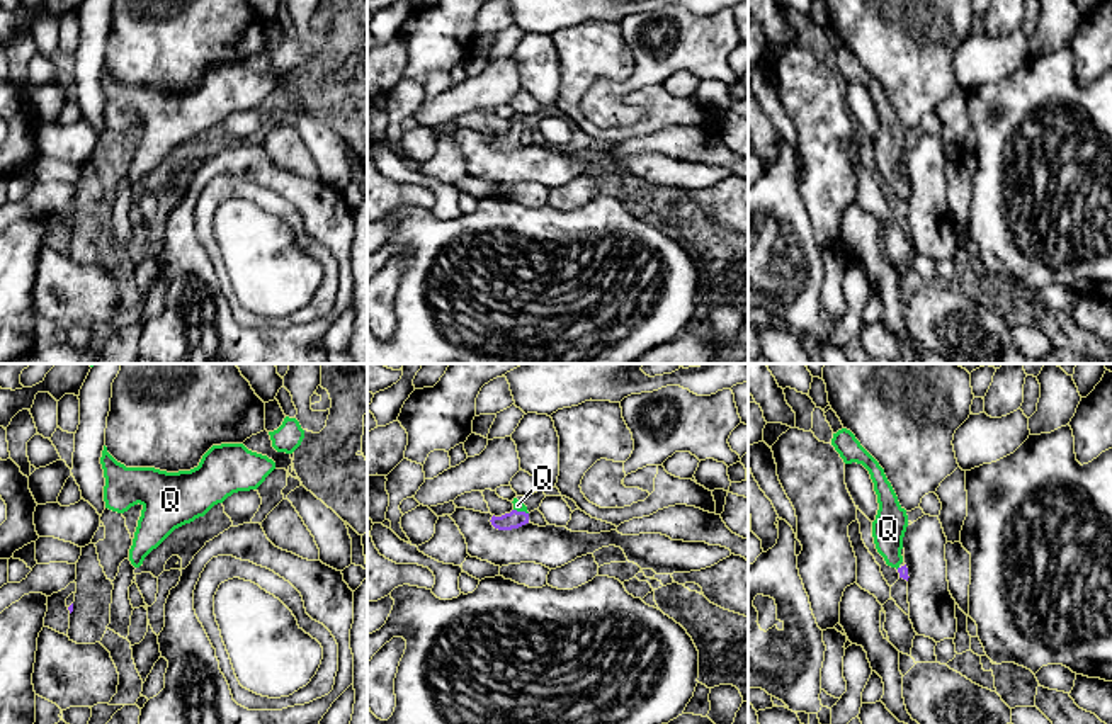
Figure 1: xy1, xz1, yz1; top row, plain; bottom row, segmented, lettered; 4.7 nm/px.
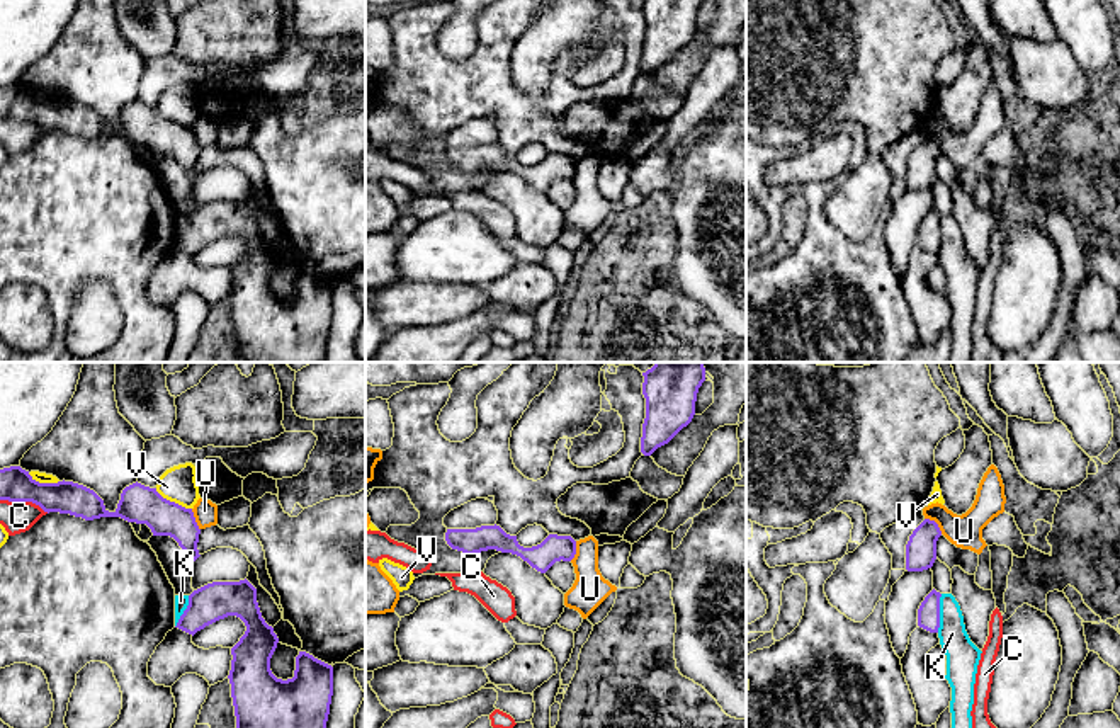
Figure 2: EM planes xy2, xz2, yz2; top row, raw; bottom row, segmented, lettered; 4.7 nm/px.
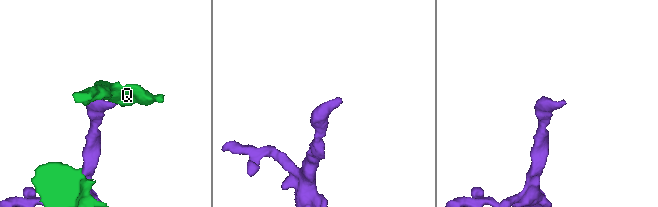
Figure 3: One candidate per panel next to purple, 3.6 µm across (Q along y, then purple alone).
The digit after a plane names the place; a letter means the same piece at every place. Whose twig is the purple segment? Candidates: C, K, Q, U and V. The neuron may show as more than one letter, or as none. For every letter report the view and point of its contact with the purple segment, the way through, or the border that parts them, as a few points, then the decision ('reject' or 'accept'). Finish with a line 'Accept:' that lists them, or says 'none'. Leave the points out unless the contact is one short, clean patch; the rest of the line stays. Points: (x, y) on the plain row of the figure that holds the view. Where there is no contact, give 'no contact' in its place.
C: meets purple in xy2 at (24, 119); reject
K: meets purple in yz2 at (938, 232); reject
Q: meets purple in xz1 at (521, 131); runs through xz1 (516, 138), (521, 131), (517, 124); accept
U: meets purple in yz2 at (935, 142); border along yz2 (925, 136), (932, 138), (942, 152); reject
V: meets purple in xy2 at (174, 121); reject
Accept: Q

